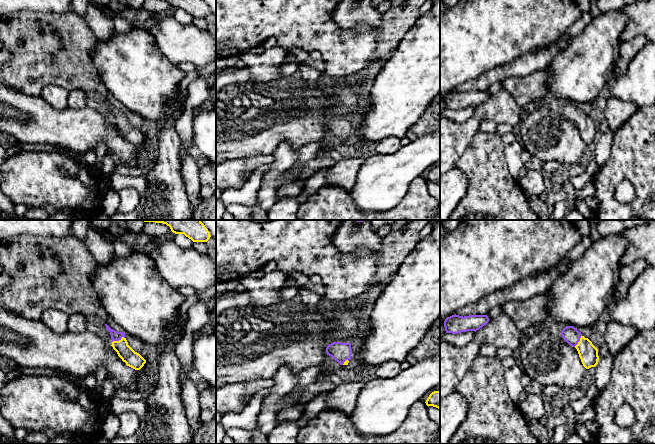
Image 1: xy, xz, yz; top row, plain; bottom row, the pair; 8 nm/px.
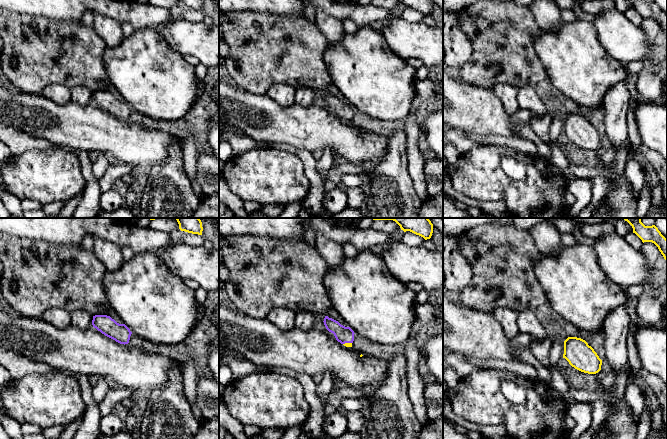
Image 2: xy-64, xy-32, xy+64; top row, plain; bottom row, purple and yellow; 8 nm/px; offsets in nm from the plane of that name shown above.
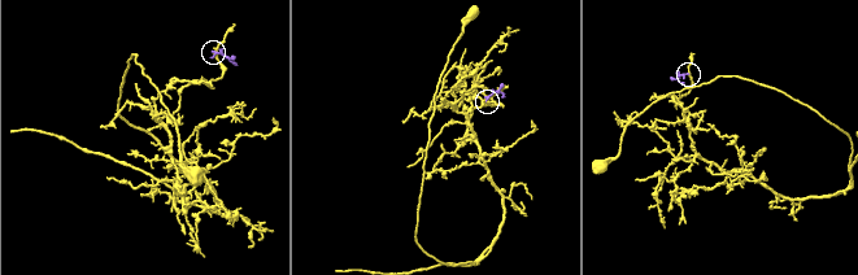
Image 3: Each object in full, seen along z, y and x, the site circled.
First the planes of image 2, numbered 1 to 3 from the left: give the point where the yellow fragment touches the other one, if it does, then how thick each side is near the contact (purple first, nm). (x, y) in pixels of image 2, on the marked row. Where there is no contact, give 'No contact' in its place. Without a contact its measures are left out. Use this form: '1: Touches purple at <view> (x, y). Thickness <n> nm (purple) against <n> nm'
1: No contact
2: Touches purple at xy-32 (347, 342). Thickness 130 nm (purple) against 30 nm
3: No contact

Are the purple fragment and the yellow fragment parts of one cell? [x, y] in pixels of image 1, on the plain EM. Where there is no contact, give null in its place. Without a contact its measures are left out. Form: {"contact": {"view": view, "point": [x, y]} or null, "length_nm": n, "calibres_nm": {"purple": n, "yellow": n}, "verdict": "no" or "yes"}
{"contact": {"view": "xy", "point": [118, 116]}, "length_nm": 110, "calibres_nm": {"purple": 80, "yellow": 130}, "verdict": "yes"}

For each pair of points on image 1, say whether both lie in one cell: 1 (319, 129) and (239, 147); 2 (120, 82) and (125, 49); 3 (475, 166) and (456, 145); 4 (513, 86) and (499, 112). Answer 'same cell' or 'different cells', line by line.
1: same cell
2: same cell
3: different cells
4: different cells

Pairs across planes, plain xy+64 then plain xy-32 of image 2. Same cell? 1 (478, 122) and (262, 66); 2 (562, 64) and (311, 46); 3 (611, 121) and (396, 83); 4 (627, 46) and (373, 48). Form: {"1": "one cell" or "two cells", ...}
{"1": "two cells", "2": "two cells", "3": "two cells", "4": "two cells"}

